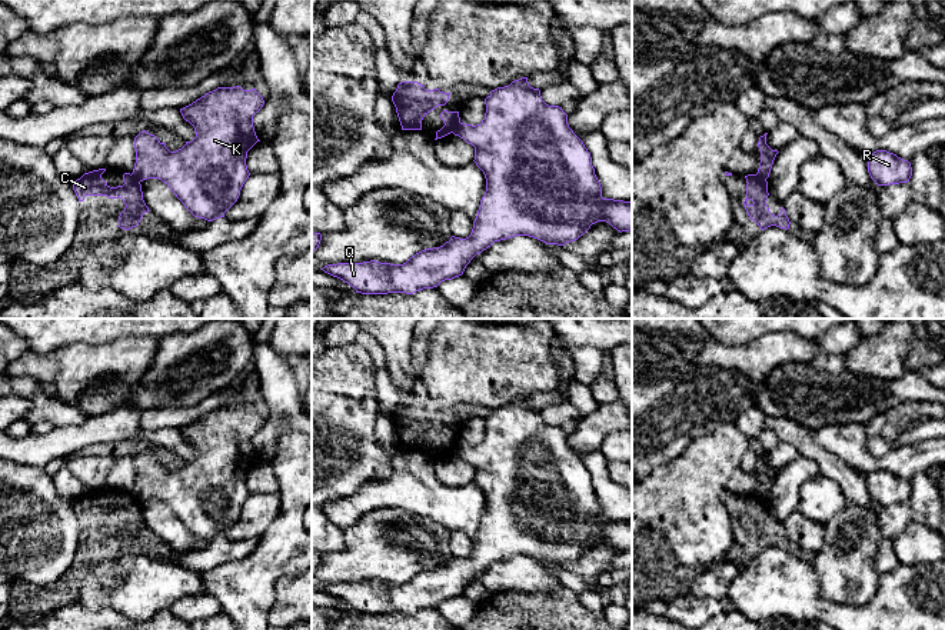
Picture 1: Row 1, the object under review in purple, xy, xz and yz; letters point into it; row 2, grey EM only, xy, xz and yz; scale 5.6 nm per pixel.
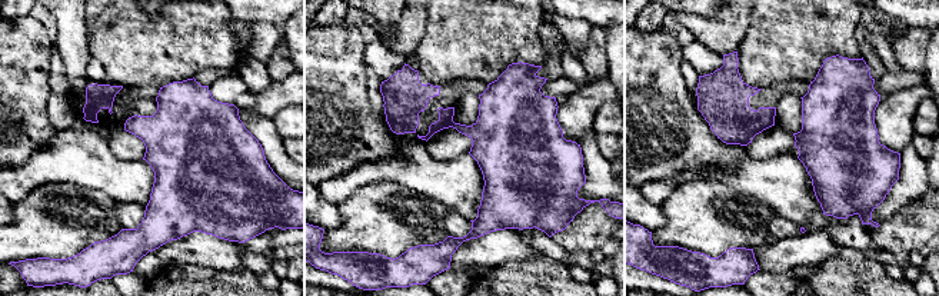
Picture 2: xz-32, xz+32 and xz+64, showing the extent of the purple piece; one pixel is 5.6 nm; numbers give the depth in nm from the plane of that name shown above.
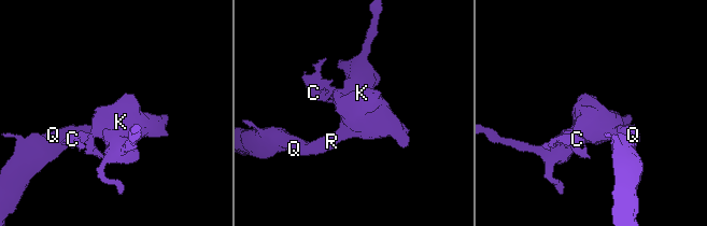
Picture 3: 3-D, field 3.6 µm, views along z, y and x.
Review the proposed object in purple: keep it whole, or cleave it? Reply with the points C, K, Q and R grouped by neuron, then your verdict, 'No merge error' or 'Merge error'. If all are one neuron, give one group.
Groups: C / K Q R. Merge error

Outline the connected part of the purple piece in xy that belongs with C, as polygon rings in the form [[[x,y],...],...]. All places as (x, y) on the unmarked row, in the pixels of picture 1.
[[[99,489],[84,493],[80,499],[73,501],[73,510],[79,521],[83,521],[86,516],[107,516],[110,519],[120,517],[126,527],[119,536],[119,547],[130,550],[140,543],[144,533],[150,531],[143,520],[142,504],[133,494],[124,493],[124,504],[110,507],[102,499],[104,491],[106,489]]]

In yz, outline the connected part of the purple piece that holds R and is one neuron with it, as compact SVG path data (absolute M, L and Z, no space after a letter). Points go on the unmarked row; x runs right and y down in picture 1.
M876 470L869 474L868 493L878 506L908 503L912 487L908 480L886 470Z

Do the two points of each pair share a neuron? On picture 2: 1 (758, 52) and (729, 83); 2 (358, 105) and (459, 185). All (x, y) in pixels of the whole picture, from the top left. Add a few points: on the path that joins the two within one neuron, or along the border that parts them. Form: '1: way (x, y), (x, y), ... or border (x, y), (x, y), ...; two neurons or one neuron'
1: border (736, 52), (738, 72), (742, 76); two neurons
2: border (390, 130), (393, 149), (373, 160); two neurons

